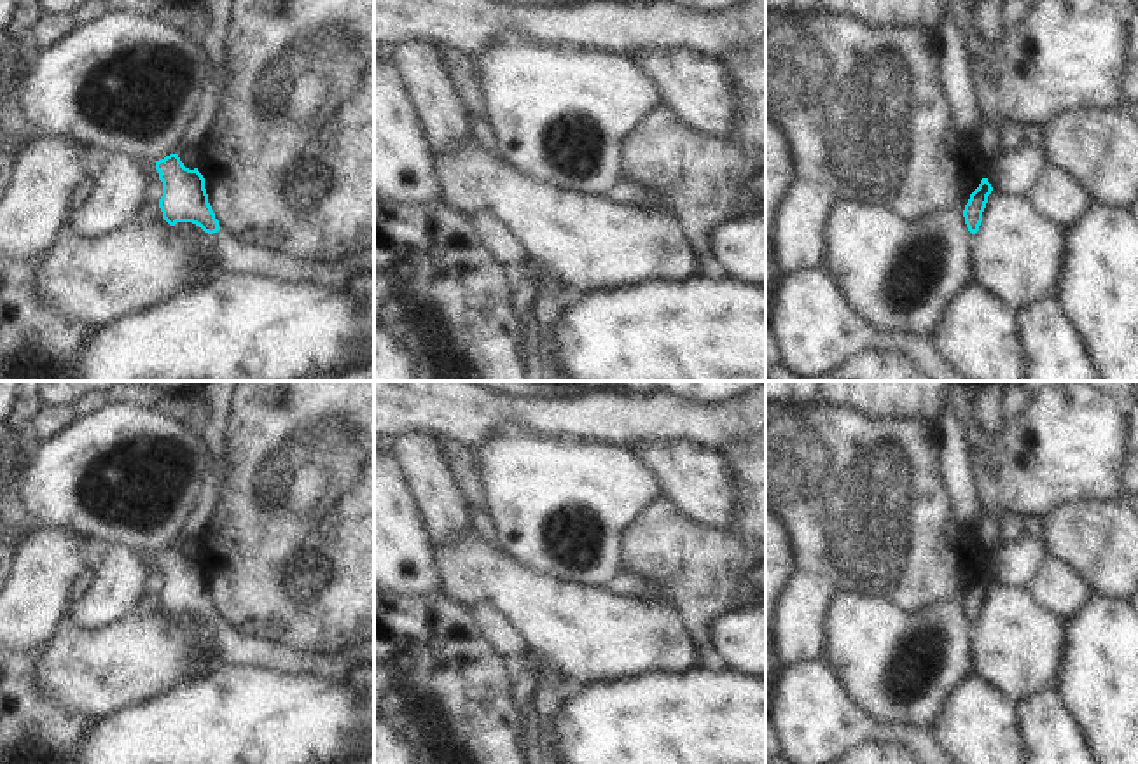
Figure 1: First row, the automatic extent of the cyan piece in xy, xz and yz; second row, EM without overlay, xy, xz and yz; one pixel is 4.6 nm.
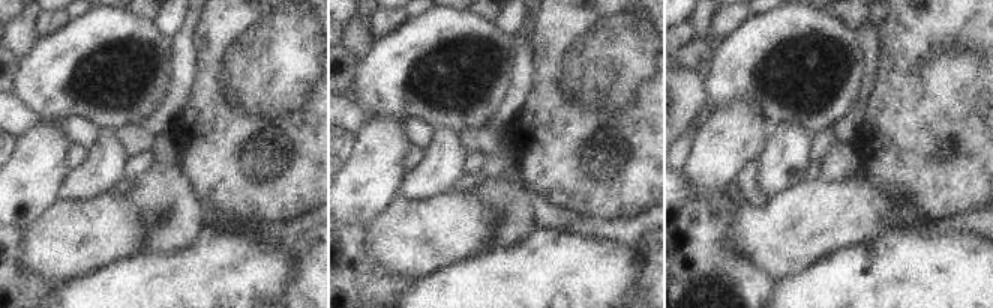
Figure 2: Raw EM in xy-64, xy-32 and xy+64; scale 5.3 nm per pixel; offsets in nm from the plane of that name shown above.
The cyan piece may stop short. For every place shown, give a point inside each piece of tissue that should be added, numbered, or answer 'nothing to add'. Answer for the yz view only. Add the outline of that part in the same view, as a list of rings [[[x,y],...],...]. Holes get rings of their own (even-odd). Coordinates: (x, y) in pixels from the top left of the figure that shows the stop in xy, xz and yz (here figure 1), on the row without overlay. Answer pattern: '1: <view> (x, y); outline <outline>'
nothing to add

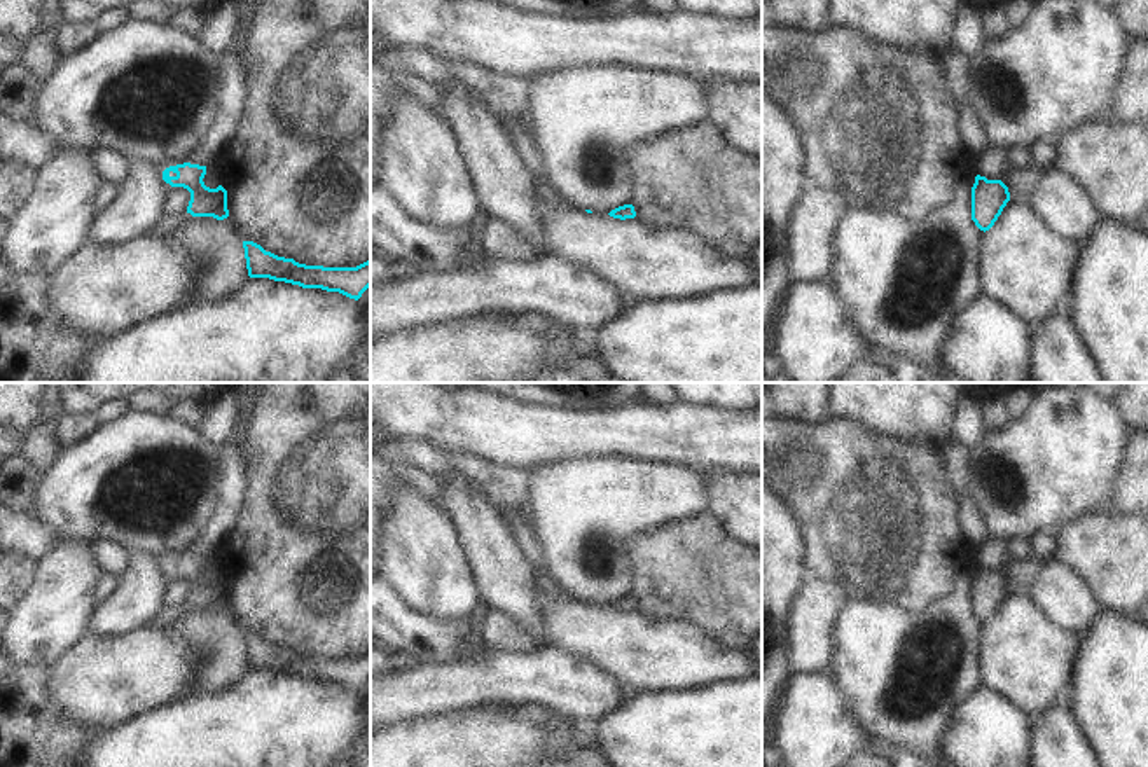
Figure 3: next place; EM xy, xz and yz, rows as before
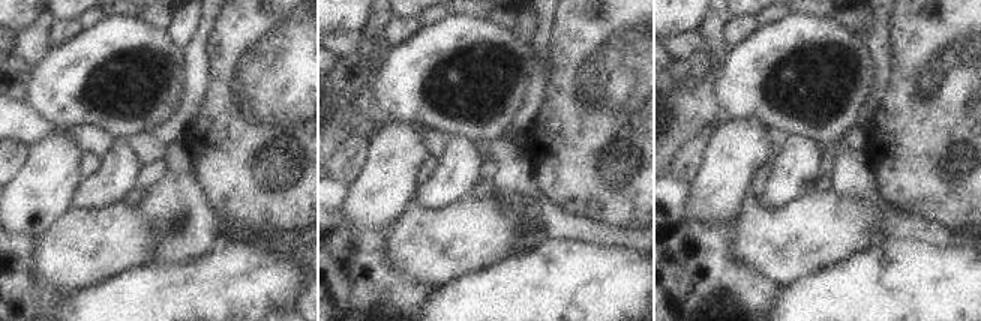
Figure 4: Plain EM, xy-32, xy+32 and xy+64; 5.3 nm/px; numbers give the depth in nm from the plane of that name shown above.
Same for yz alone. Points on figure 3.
nothing to add

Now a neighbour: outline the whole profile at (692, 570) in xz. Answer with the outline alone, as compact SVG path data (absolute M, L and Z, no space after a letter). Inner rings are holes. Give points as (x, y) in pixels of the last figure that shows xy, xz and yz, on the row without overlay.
M709 512L636 533L629 538L627 549L634 573L629 596L634 598L634 610L643 617L688 622L716 645L729 648L748 648L762 632L762 547L737 542Z

